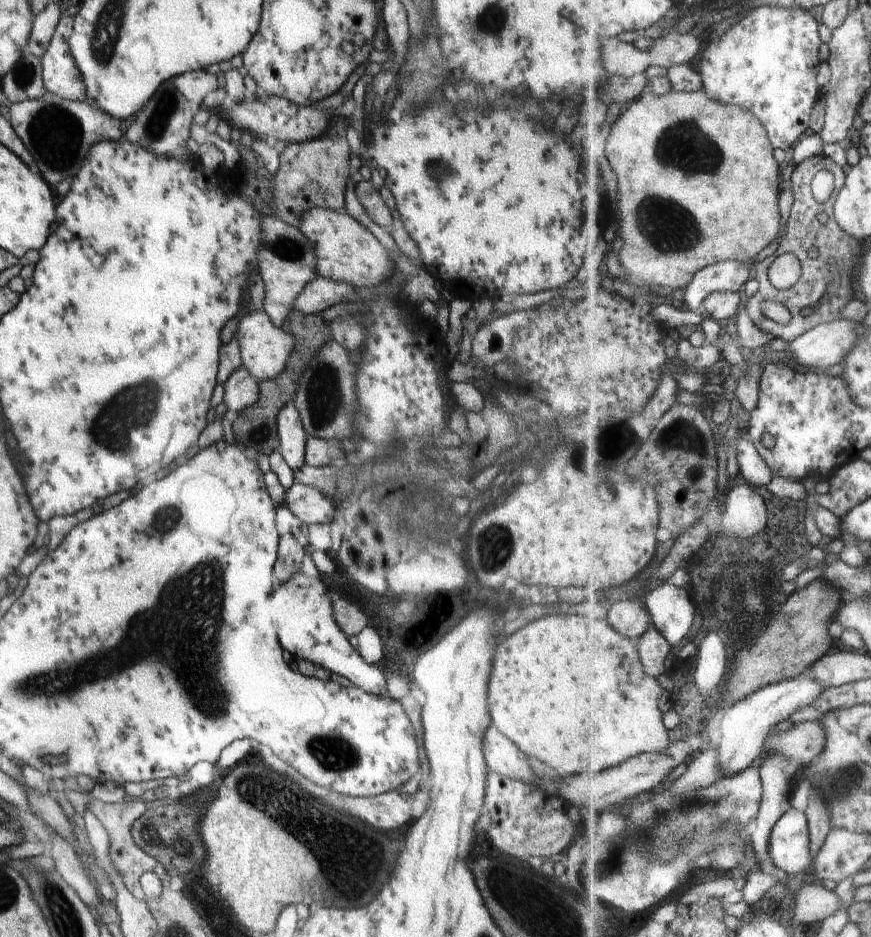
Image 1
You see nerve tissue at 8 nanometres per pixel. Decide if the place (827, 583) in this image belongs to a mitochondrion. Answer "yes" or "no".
no

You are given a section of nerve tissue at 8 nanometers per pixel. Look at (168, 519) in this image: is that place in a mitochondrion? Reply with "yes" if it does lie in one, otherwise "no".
yes

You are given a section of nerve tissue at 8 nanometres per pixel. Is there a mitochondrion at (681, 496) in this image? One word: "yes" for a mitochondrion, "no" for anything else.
no

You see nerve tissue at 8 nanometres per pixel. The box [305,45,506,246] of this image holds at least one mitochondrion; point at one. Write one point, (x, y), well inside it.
(443, 167)

